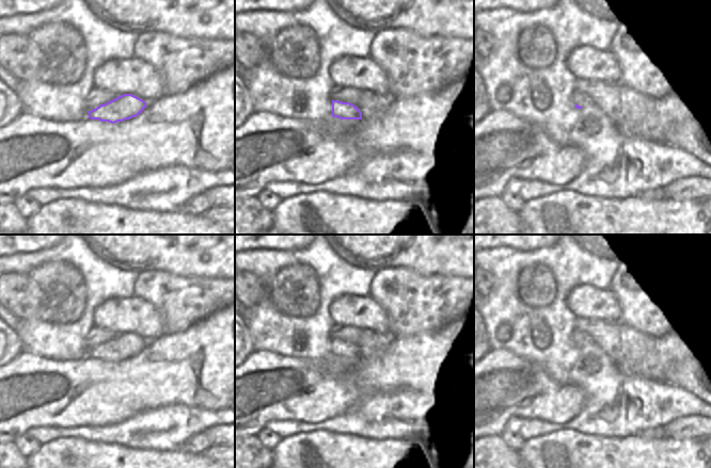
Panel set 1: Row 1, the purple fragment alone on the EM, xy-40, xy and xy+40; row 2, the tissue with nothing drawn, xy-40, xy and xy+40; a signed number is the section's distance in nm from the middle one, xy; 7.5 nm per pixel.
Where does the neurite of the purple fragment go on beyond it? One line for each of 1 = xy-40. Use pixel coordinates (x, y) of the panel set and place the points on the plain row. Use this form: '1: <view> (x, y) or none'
1: none

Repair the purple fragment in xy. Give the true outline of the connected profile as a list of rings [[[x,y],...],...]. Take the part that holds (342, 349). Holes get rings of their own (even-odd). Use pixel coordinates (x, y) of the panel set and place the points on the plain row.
[[[332,339],[332,355],[341,358],[362,358],[362,351],[350,341]]]

